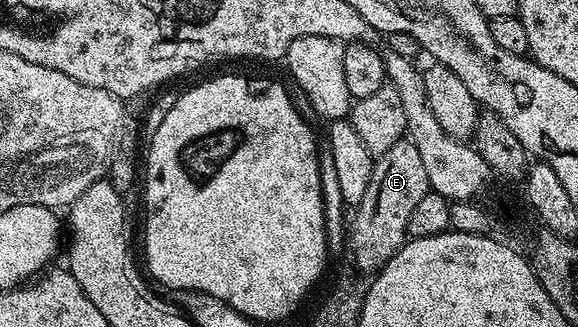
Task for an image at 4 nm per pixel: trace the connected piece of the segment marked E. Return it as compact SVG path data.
M411 141L395 143L391 149L386 149L386 153L378 156L372 165L366 197L362 197L360 206L355 208L352 232L348 235L348 247L352 250L351 262L357 272L375 273L382 270L404 248L409 238L410 213L414 213L418 201L422 201L429 190L422 156L418 154L418 149L414 149Z

